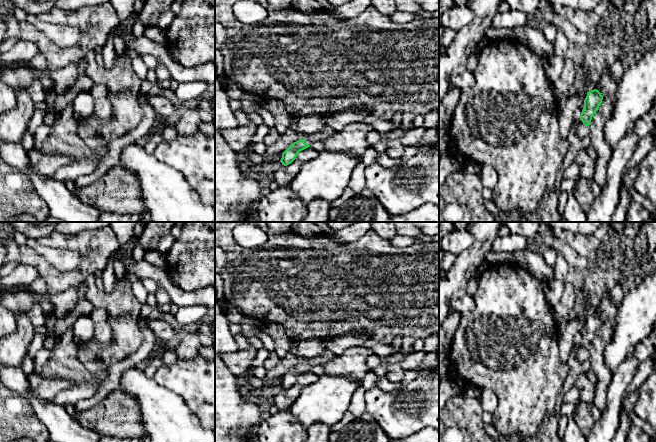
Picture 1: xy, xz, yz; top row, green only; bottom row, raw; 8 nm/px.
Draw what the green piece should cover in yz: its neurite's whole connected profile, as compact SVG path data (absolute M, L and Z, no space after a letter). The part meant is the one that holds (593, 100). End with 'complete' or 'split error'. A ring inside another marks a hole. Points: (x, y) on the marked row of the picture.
M591 90L587 93L584 100L584 108L580 114L580 118L575 123L575 133L581 139L589 135L589 125L592 117L601 105L603 96L597 90Z; split error

